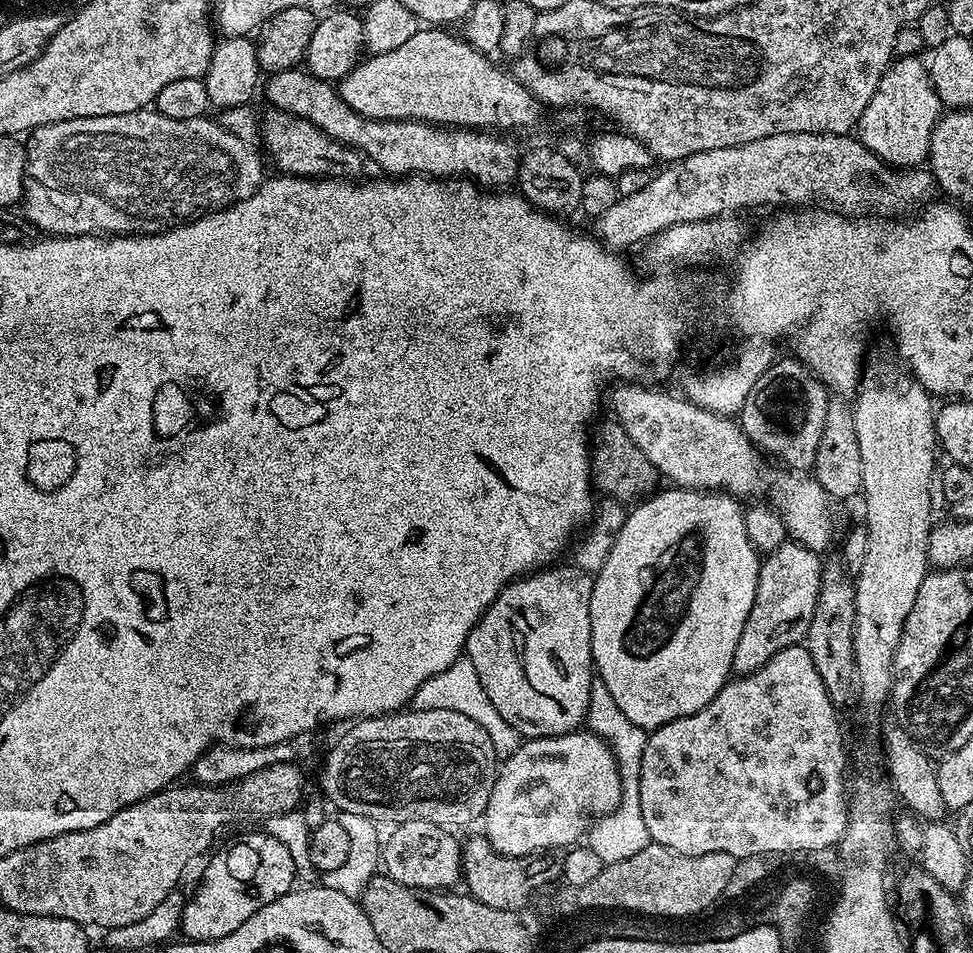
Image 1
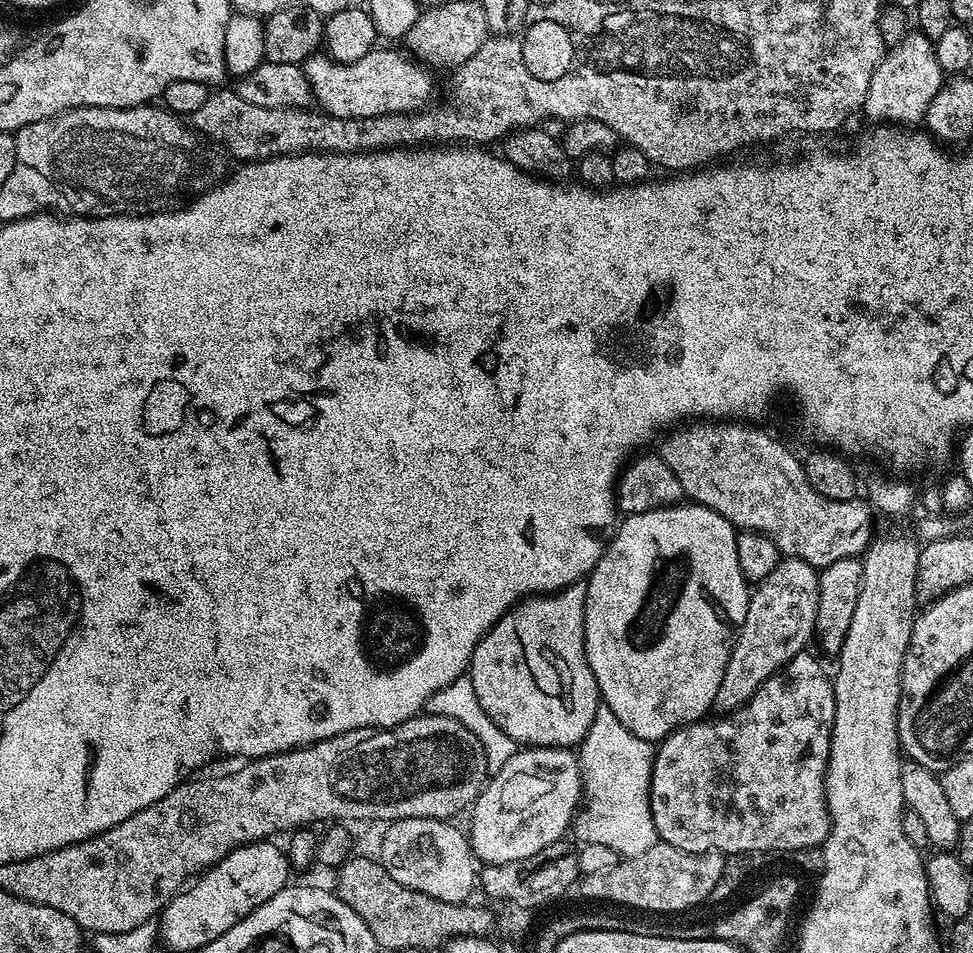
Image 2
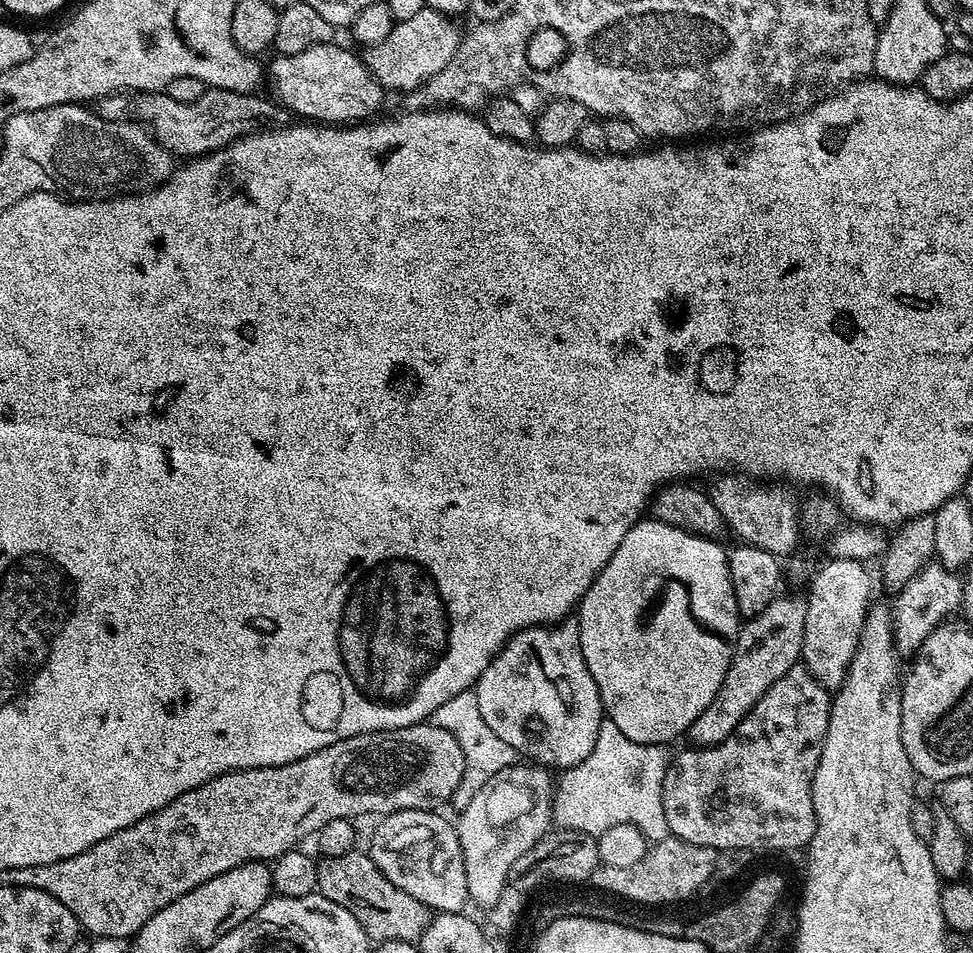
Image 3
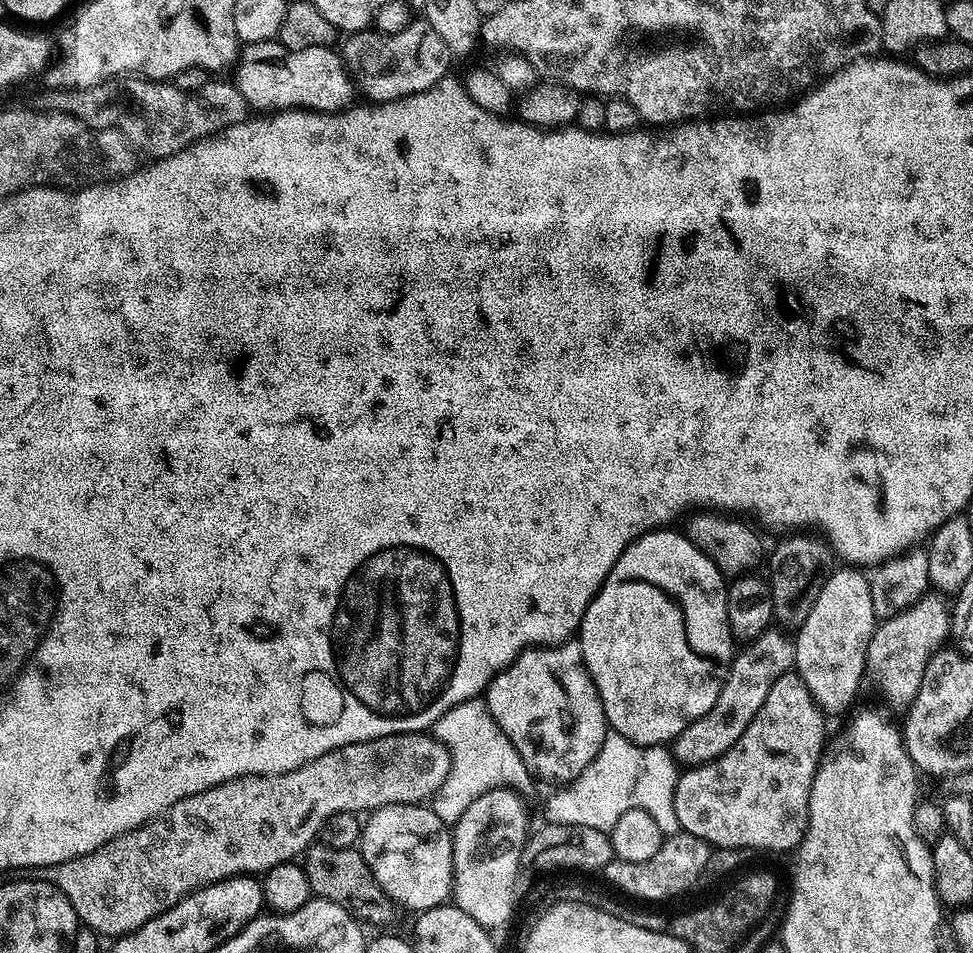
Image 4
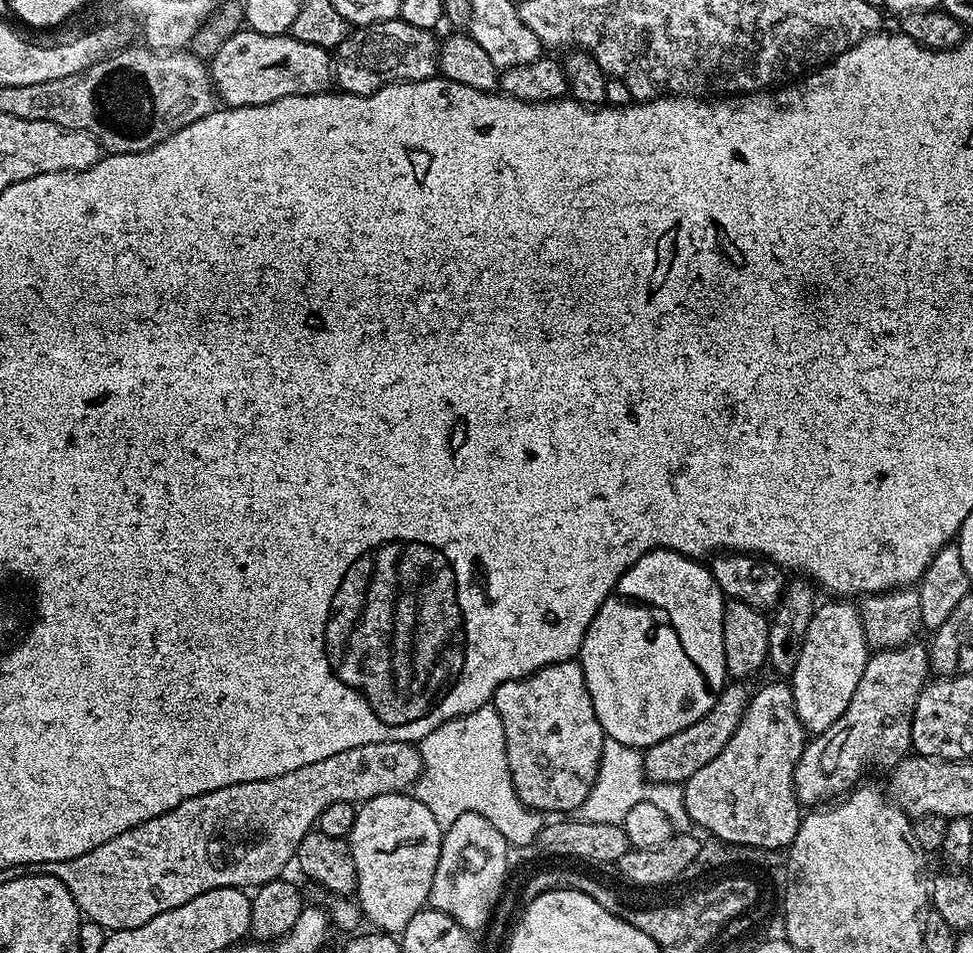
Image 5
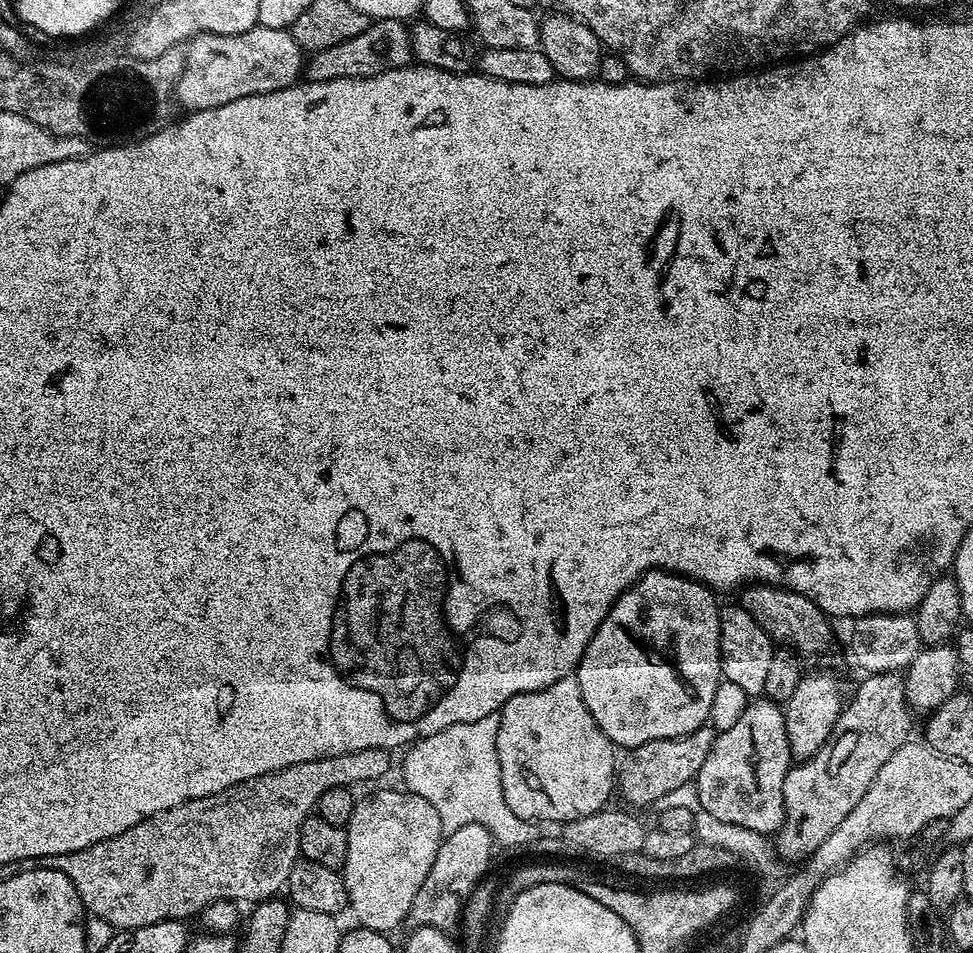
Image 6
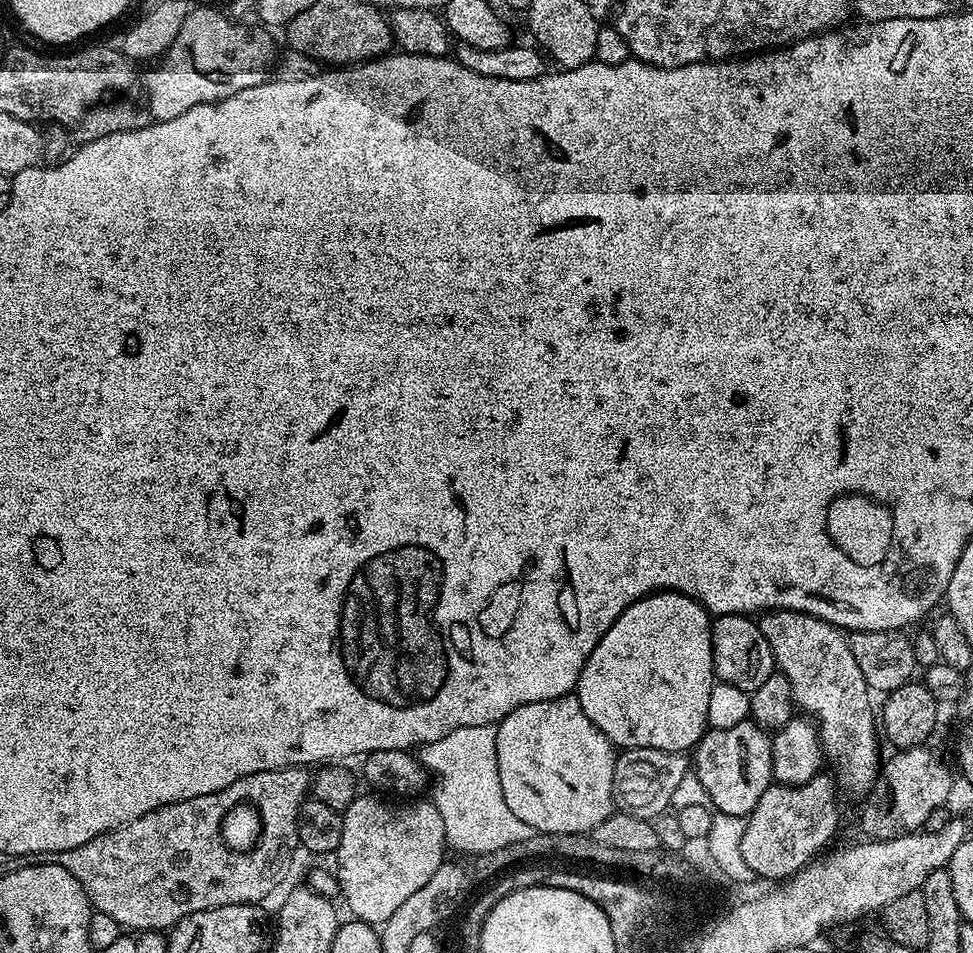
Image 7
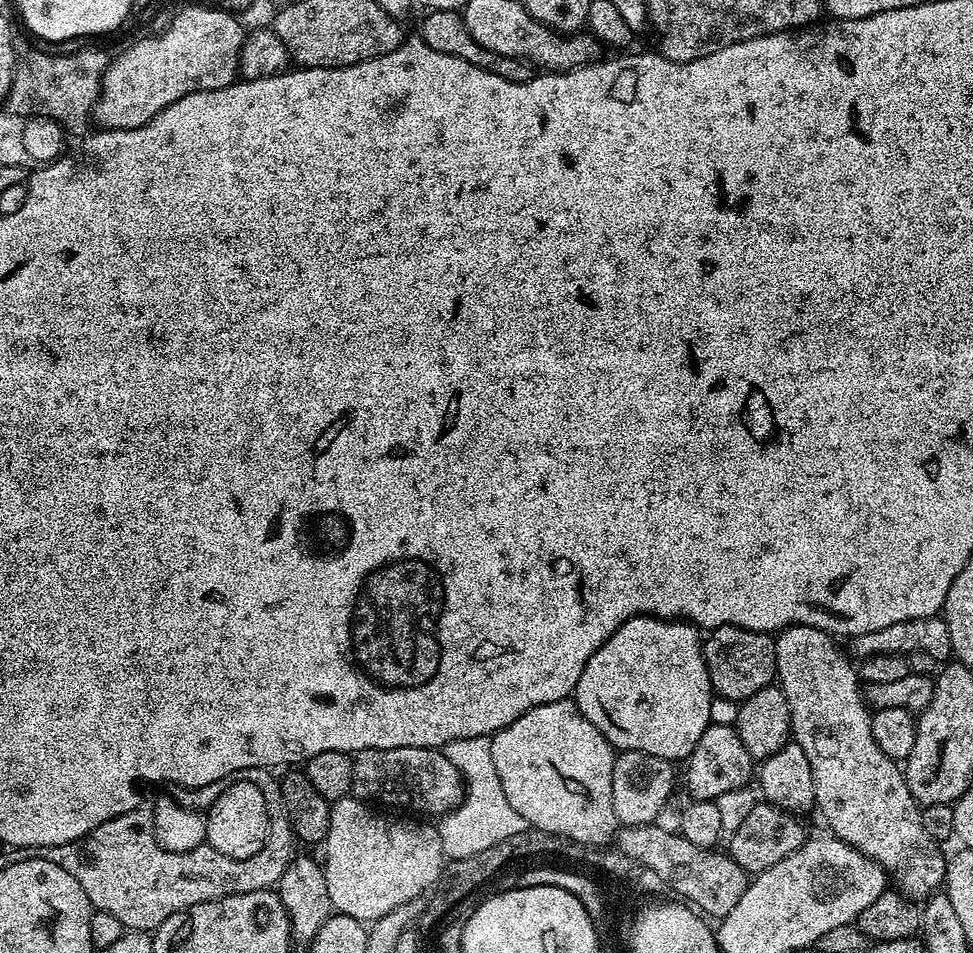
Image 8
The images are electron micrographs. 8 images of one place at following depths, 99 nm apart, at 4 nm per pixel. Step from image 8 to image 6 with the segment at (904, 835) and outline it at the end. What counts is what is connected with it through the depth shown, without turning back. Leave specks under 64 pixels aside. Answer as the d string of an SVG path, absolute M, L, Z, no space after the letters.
M749 584L738 592L738 603L742 606L742 610L746 610L750 614L750 618L754 618L754 622L758 622L758 626L762 626L762 630L766 630L766 634L773 642L779 642L781 645L787 646L793 652L801 657L816 656L819 652L824 652L832 644L832 628L829 617L814 602L810 602L810 598L806 598L797 592L791 592L785 588L776 588L772 584Z

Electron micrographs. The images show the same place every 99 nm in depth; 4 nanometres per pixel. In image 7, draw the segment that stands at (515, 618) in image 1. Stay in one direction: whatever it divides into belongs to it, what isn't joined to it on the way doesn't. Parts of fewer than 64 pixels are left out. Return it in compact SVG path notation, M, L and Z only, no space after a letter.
M574 694L523 704L496 725L496 757L502 798L506 798L506 806L510 806L514 818L522 818L533 833L588 834L612 815L617 755L612 741L590 722L590 718L586 718L586 710L582 710L582 702Z

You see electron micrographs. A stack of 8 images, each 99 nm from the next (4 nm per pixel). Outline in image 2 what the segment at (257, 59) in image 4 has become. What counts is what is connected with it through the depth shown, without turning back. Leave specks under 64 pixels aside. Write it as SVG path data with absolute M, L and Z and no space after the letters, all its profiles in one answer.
M377 46L353 64L339 64L327 54L317 54L309 56L302 69L312 87L315 103L329 116L337 116L341 120L374 118L378 114L395 112L411 114L421 111L429 103L432 76L419 59L400 52Z

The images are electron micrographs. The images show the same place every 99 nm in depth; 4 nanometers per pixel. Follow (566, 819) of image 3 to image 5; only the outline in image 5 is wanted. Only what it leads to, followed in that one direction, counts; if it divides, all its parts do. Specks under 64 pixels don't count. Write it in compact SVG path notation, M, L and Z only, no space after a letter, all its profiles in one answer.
M605 739L602 746L602 758L596 784L586 796L586 802L578 810L579 819L586 822L606 822L607 824L623 825L626 814L638 802L654 803L670 818L676 830L683 829L686 824L684 790L679 784L654 784L644 773L644 752L638 748L631 748L622 742Z

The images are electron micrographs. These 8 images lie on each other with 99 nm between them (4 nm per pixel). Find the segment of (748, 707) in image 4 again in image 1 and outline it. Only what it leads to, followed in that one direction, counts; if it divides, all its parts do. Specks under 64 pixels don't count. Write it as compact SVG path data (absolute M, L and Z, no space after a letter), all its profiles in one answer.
M785 542L763 557L754 606L750 606L750 618L746 618L742 638L738 638L738 647L734 649L733 673L756 672L766 666L778 650L786 650L786 646L794 646L807 637L820 593L820 559L817 553L795 542Z

